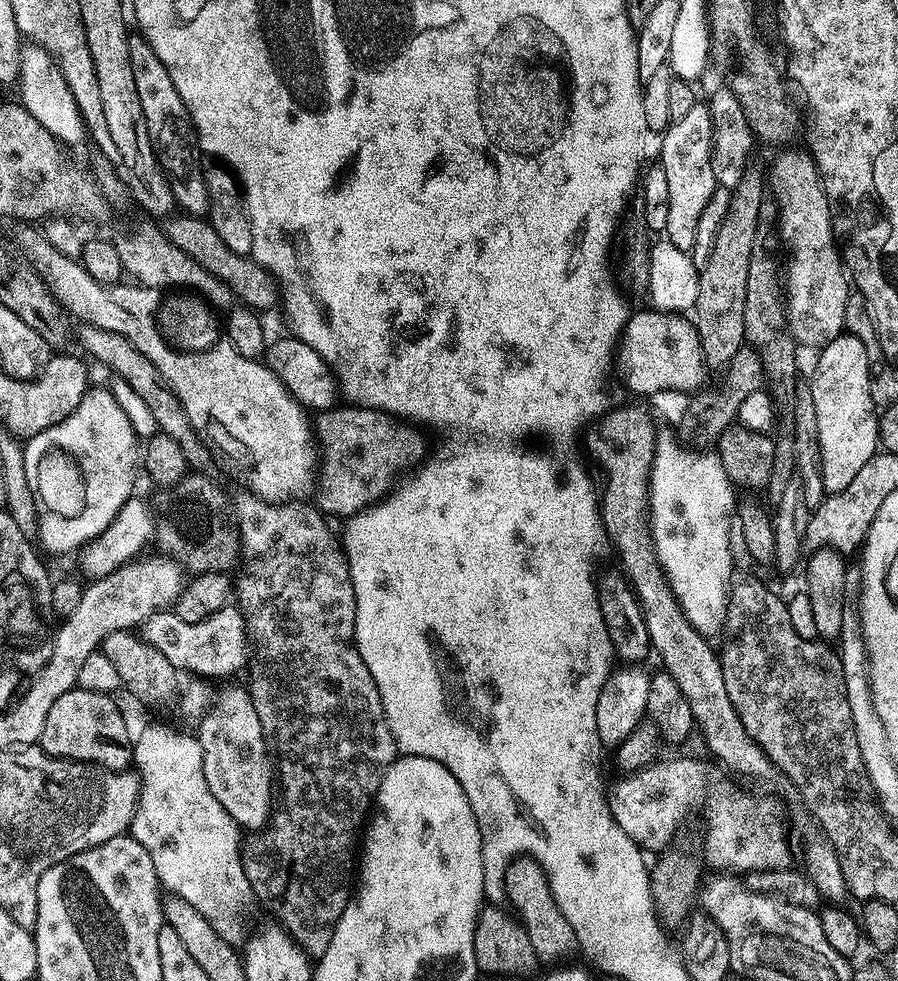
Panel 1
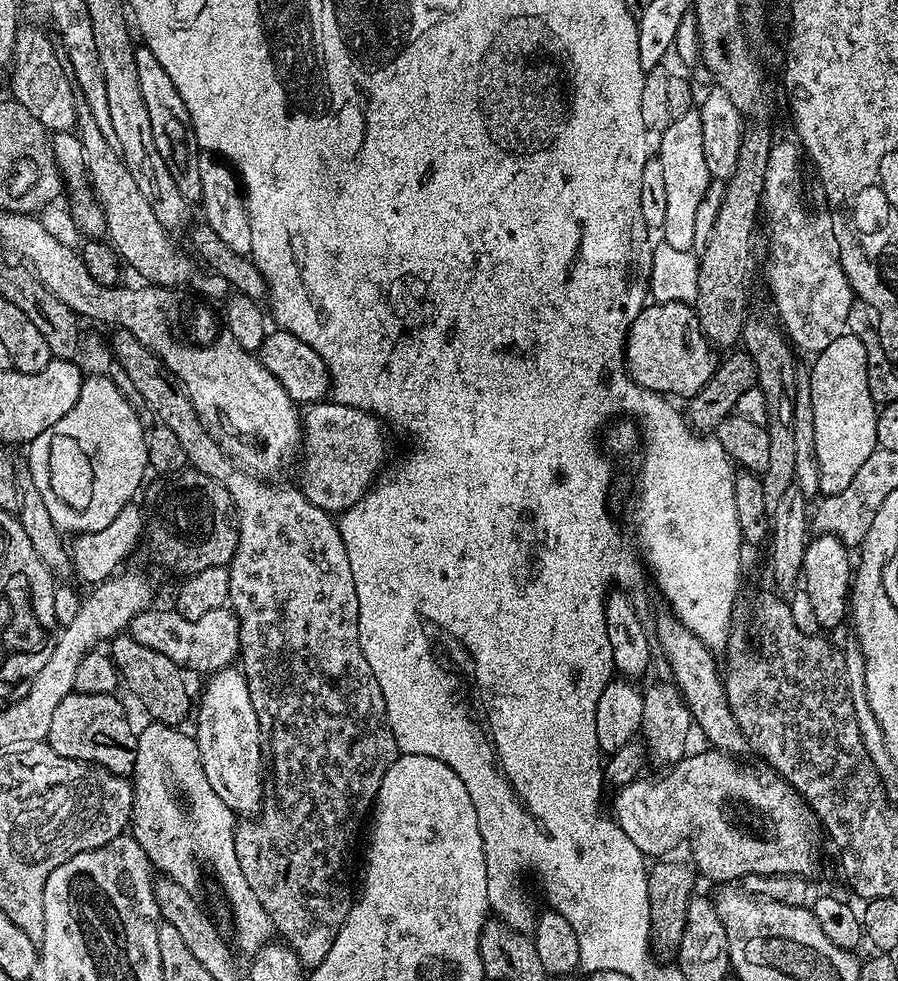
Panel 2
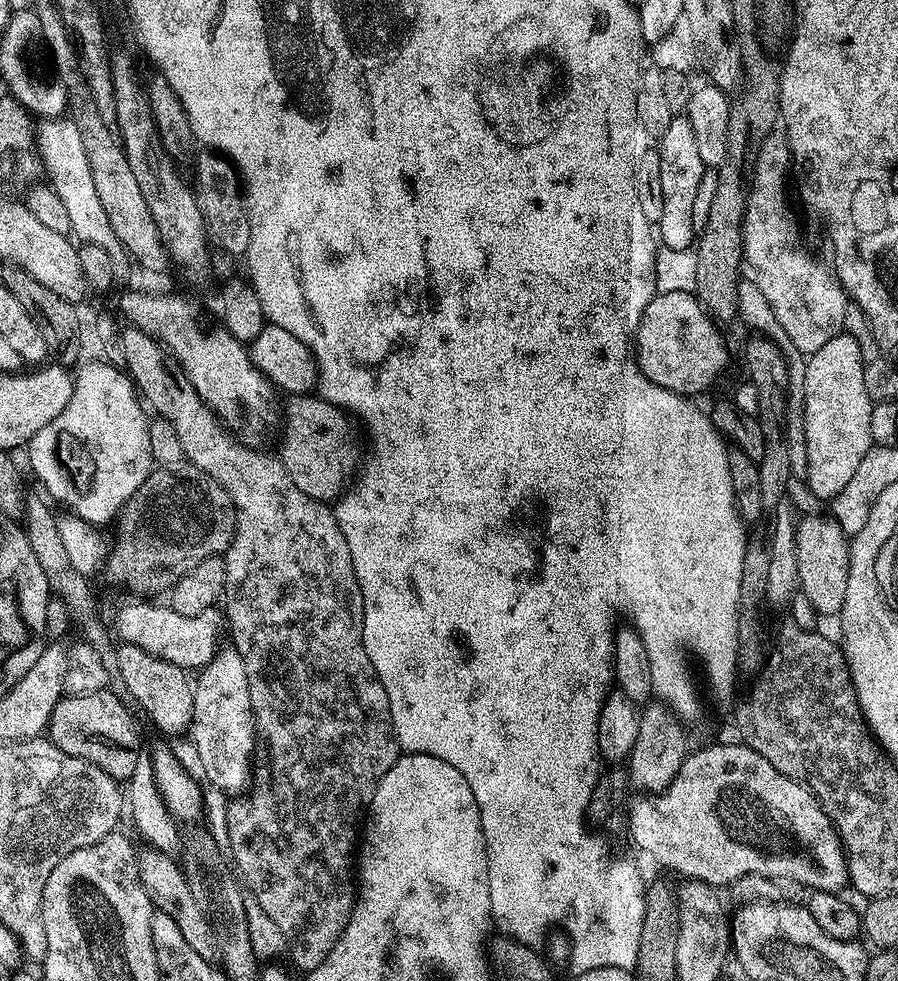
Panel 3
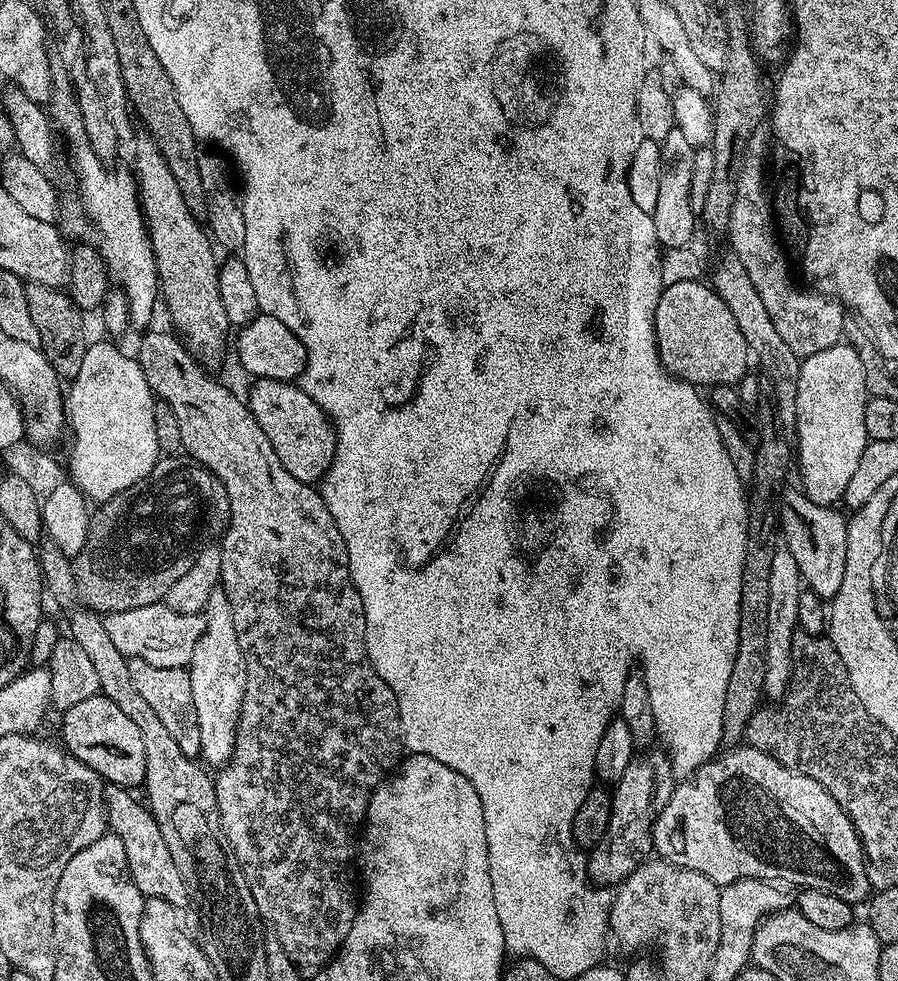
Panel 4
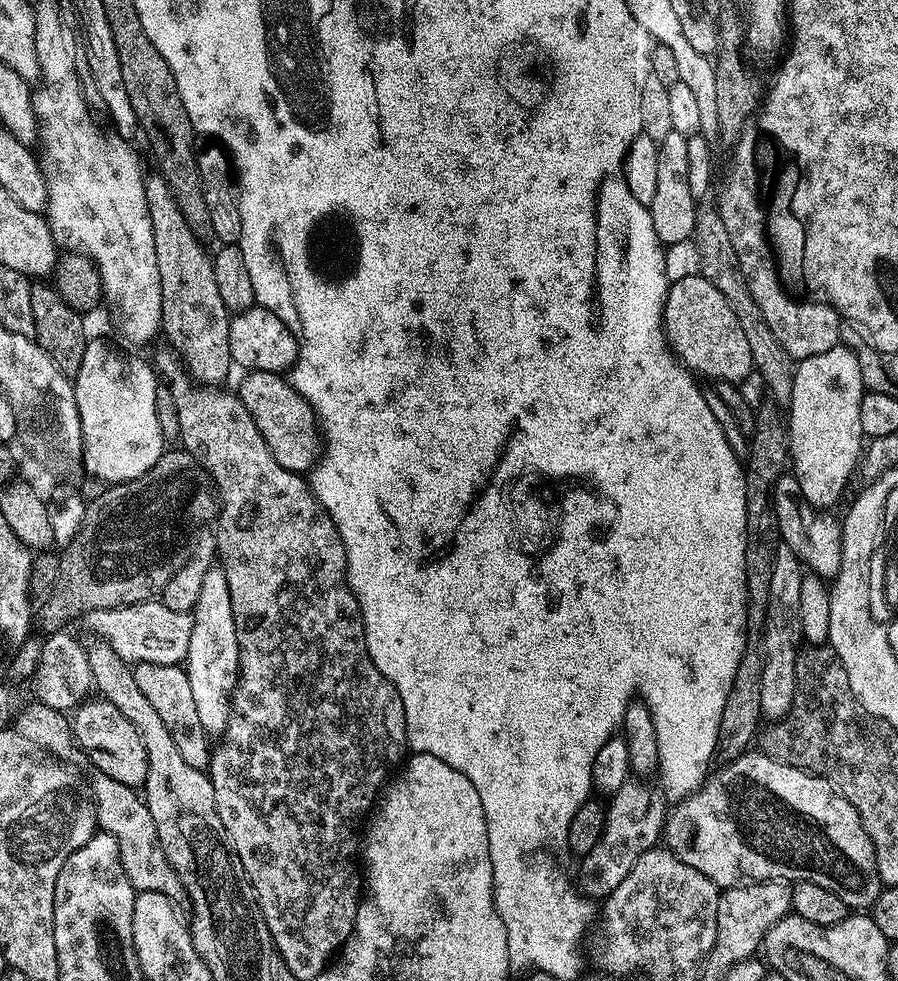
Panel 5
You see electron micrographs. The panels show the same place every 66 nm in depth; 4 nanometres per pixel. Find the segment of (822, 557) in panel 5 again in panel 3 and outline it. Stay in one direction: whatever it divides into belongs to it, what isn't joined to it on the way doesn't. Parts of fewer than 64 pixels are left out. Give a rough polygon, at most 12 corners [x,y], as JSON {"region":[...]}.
{"region":[[835,520],[796,525],[799,591],[821,617],[846,602],[850,540]]}

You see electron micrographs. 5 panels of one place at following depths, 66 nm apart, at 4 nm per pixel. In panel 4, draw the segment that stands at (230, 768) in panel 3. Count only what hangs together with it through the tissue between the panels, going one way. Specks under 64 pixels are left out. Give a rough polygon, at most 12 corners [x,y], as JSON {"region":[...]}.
{"region":[[223,587],[187,674],[202,760],[236,749],[248,664]]}

